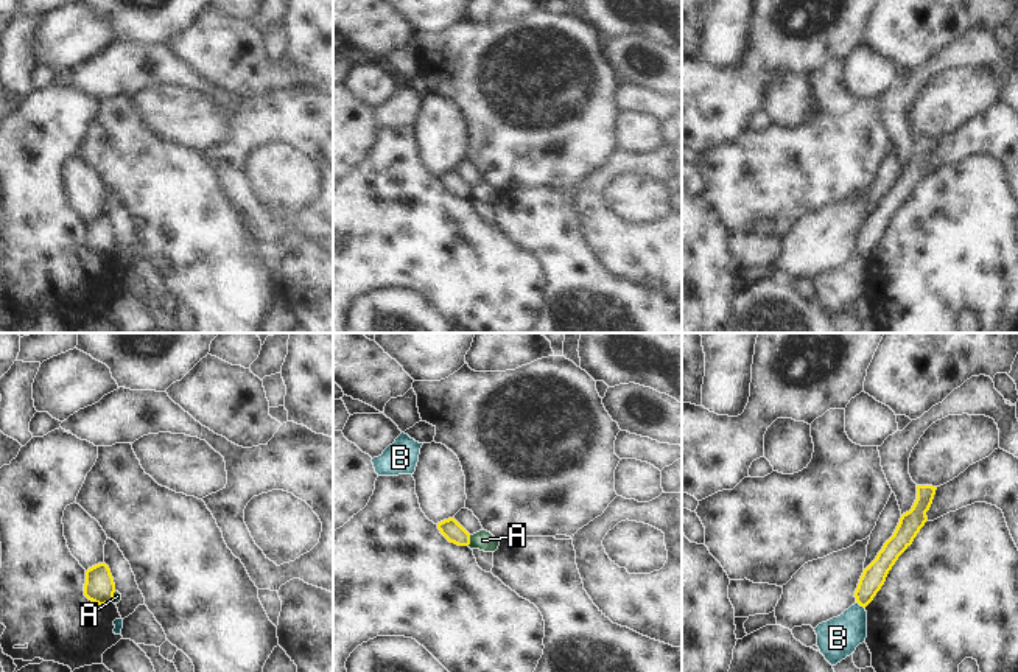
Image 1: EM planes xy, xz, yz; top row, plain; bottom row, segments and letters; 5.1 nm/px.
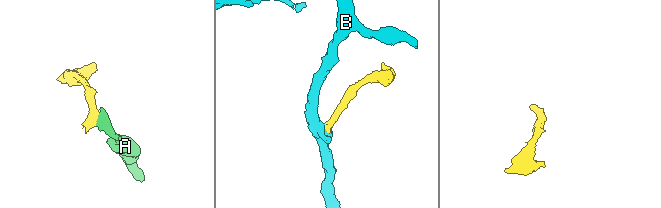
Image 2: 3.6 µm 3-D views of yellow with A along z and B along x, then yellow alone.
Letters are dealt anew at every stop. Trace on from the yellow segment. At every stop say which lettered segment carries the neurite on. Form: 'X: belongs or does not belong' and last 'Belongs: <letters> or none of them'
A: does not belong
B: does not belong
Belongs: none of them

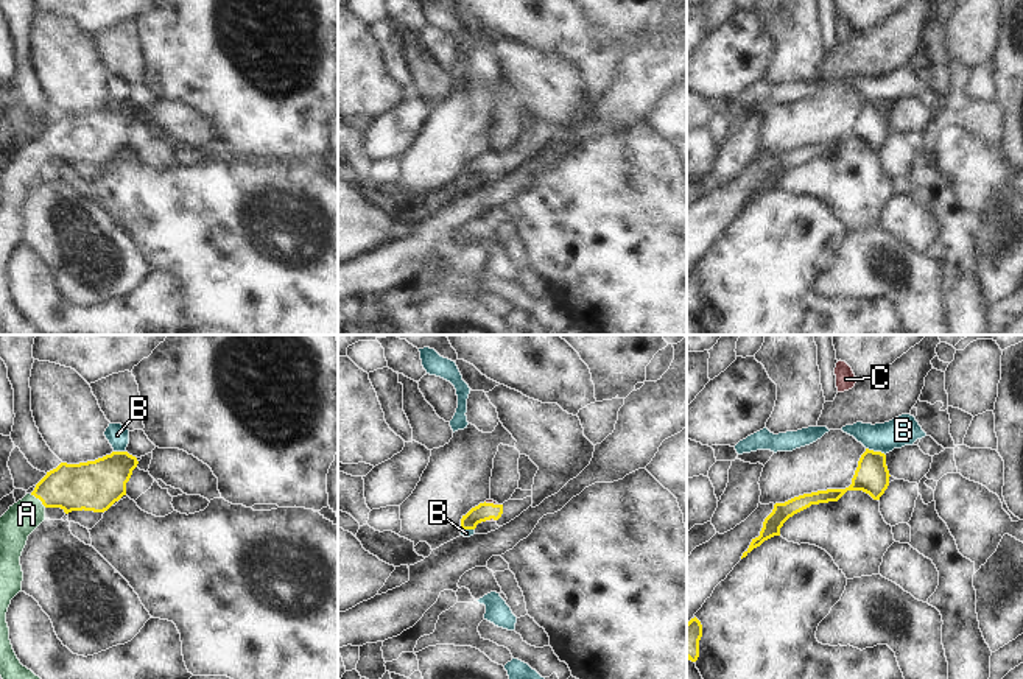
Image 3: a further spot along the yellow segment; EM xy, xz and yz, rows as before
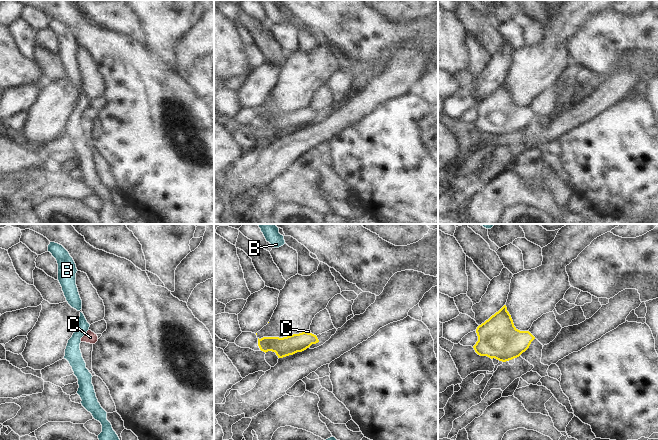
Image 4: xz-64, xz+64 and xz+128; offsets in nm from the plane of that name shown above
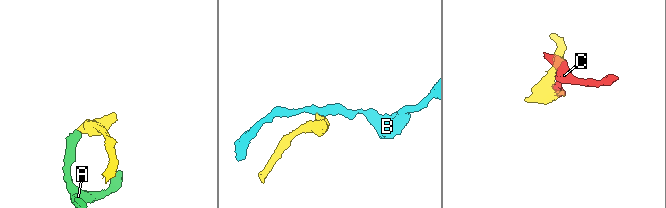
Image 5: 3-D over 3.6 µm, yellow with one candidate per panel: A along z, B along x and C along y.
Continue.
A: belongs
B: does not belong
C: belongs
Belongs: A, C

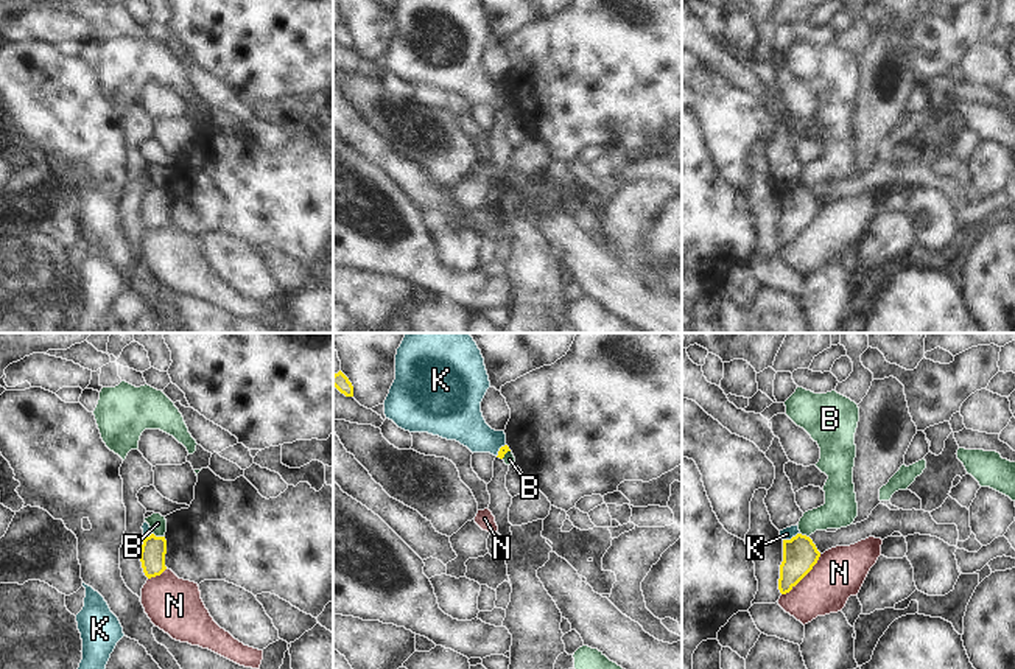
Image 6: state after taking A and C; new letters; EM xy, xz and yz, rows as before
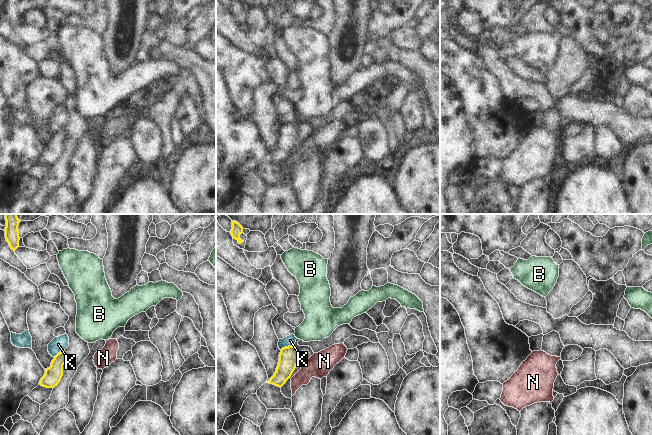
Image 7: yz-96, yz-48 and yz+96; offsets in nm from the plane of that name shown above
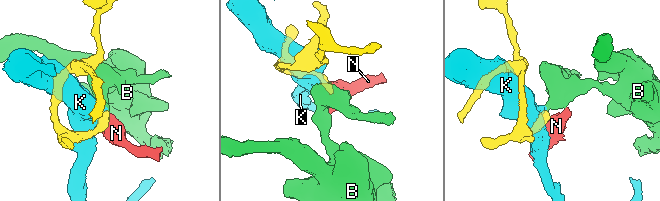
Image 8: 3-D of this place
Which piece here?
B: does not belong
K: does not belong
N: does not belong
Belongs: none of them

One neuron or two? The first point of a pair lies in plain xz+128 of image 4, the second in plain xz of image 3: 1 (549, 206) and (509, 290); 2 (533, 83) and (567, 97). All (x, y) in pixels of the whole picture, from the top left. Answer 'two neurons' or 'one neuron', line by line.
1: two neurons
2: two neurons

